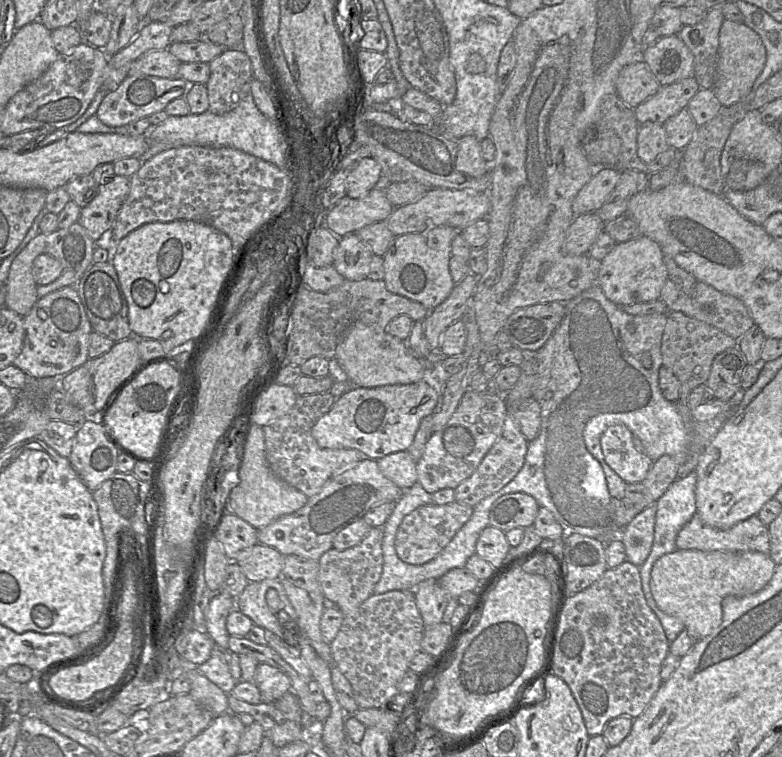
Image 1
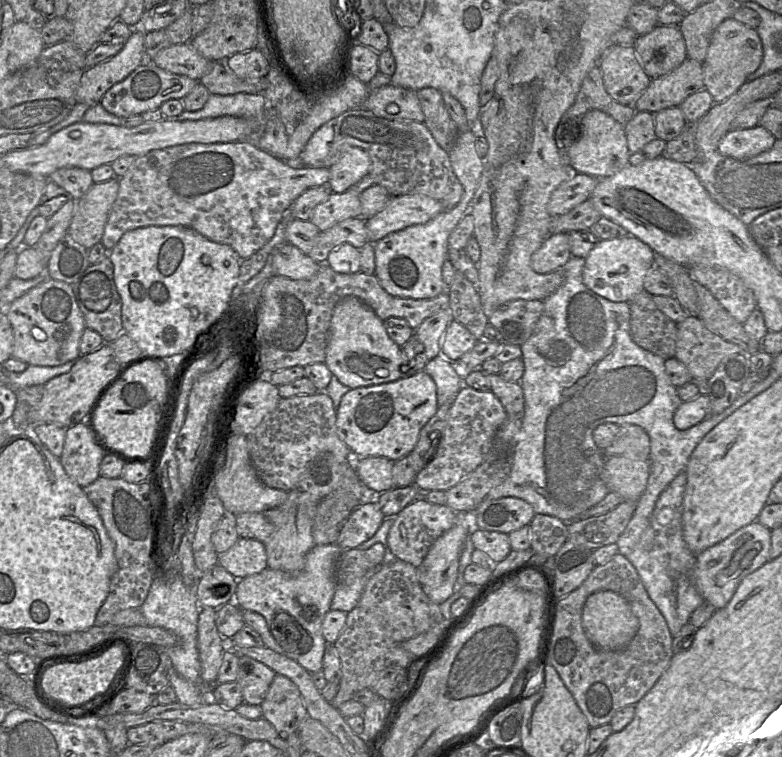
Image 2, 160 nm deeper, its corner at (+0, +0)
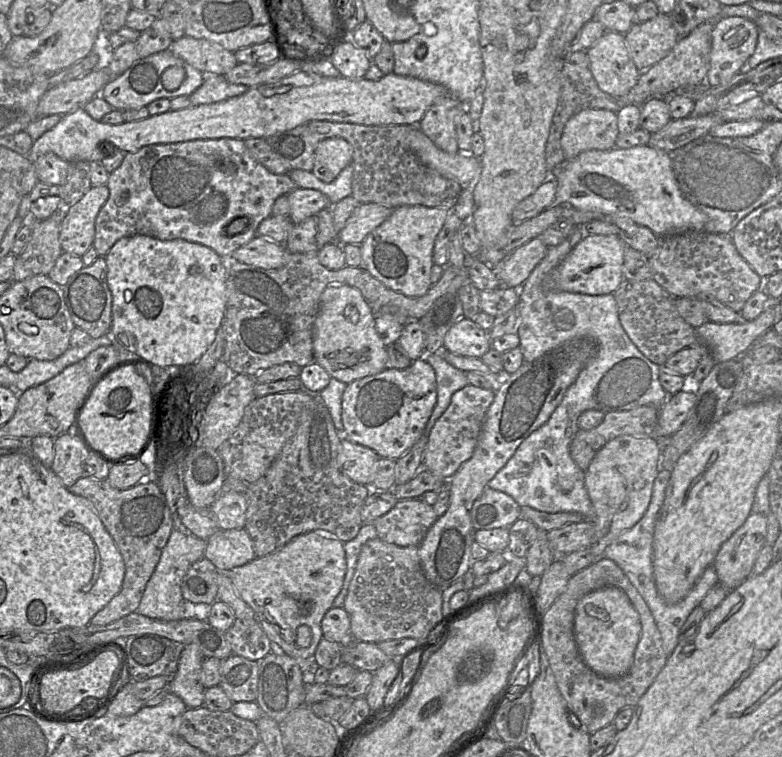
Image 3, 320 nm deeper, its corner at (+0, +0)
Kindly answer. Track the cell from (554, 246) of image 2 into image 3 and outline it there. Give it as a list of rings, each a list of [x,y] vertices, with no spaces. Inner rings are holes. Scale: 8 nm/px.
[[[540,238],[532,239],[506,256],[494,268],[494,271],[505,287],[521,287],[534,268],[545,257],[548,250]]]

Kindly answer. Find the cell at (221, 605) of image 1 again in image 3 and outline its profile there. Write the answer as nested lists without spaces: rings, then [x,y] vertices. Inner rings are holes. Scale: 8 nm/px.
[[[197,644],[185,645],[182,649],[178,668],[169,679],[167,690],[180,697],[188,709],[204,704],[205,687],[201,683],[204,656]]]

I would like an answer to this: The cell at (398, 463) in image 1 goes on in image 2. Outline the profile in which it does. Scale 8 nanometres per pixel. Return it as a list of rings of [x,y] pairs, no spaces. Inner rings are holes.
[[[378,456],[358,457],[354,461],[354,469],[359,479],[378,493],[395,488],[393,465],[394,461]]]

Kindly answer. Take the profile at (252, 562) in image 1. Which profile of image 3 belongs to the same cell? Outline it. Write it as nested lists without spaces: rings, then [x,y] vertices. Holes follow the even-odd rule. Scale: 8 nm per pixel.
[[[244,528],[219,529],[207,541],[204,557],[221,572],[243,566],[256,558],[253,542]]]

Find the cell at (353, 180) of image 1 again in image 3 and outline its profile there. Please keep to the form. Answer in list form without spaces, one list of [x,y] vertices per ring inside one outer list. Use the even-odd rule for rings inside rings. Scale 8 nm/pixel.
[[[343,138],[322,140],[314,153],[313,174],[321,181],[330,183],[352,163],[353,147]]]

